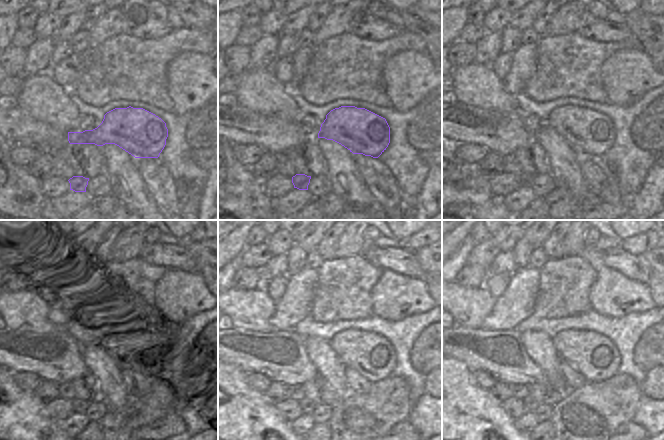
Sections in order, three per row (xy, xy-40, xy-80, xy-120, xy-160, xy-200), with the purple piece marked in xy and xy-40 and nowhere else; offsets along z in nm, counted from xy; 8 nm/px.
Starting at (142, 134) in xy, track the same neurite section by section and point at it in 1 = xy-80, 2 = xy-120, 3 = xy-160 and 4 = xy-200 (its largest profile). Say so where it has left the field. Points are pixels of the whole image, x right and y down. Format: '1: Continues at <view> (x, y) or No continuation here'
1: Continues at xy-80 (584, 129)
2: Continues at xy-120 (147, 356)
3: Continues at xy-160 (371, 355)
4: Continues at xy-200 (595, 356).

